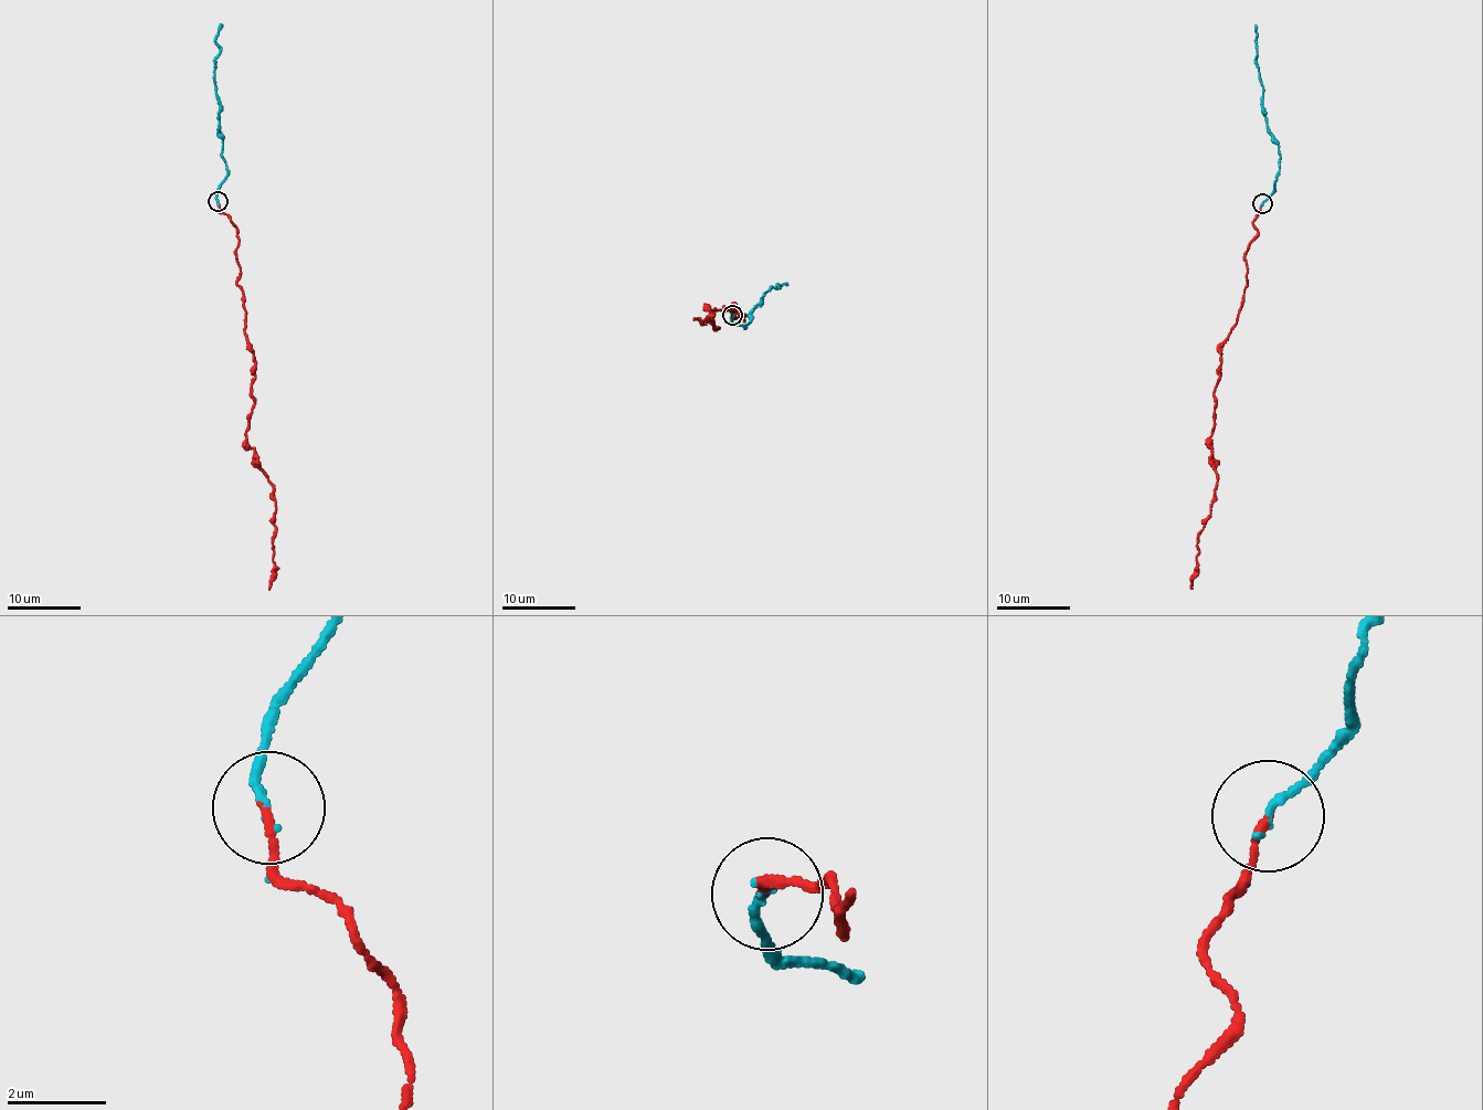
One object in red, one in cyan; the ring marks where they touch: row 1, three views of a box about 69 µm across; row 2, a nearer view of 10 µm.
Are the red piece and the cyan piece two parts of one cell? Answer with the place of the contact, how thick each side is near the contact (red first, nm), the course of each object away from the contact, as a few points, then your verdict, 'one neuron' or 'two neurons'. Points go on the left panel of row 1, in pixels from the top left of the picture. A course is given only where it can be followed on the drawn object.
(218, 201) | 150/170 nm | red via (218, 202), (237, 228), (236, 284), (253, 355), (254, 406), (245, 437), (275, 501), (269, 590) | cyan via (218, 202), (228, 175), (221, 154), (214, 70), (220, 52), (215, 34), (221, 23) | one neuron

